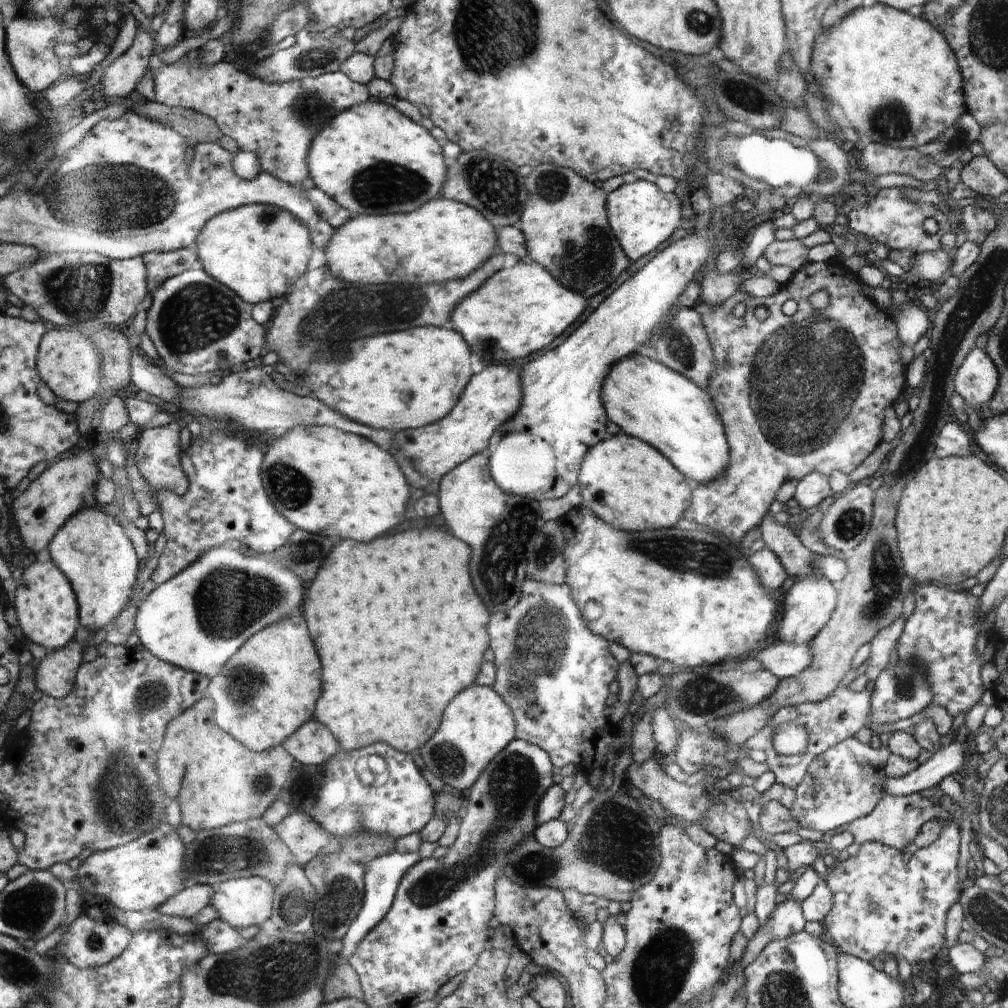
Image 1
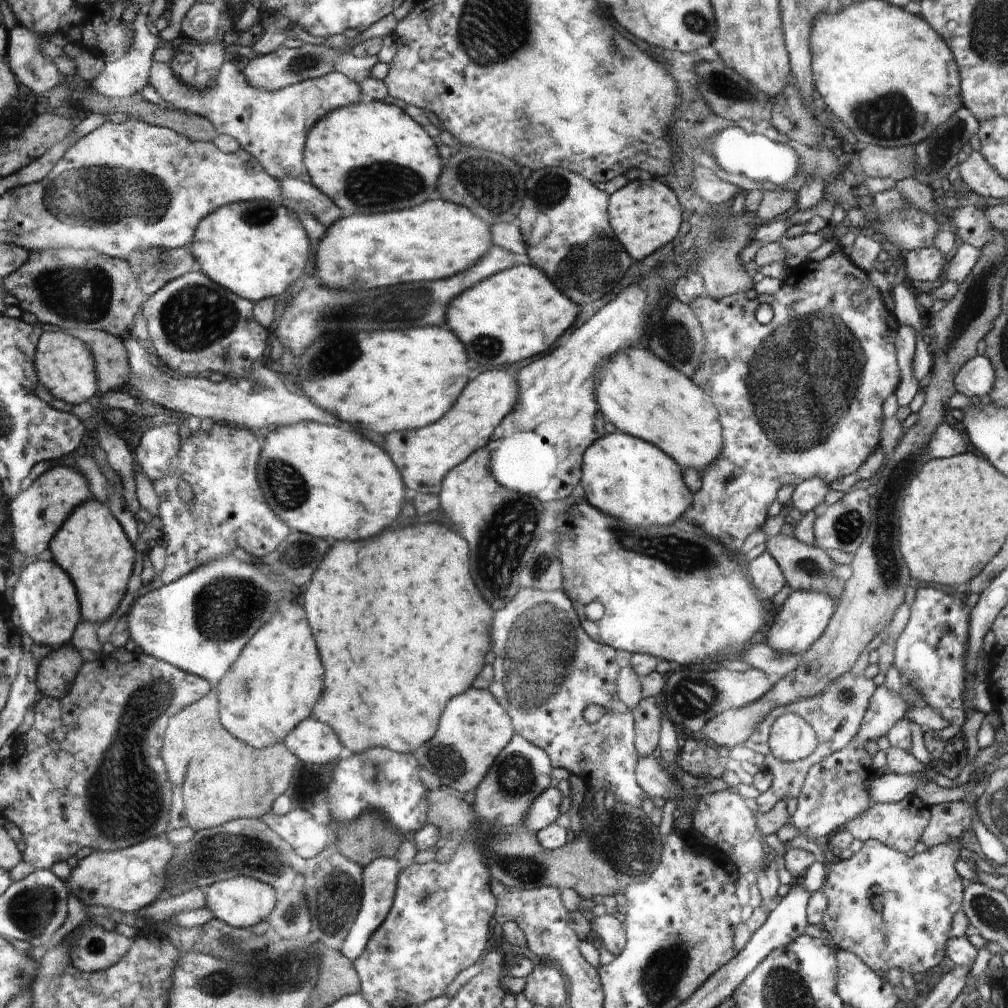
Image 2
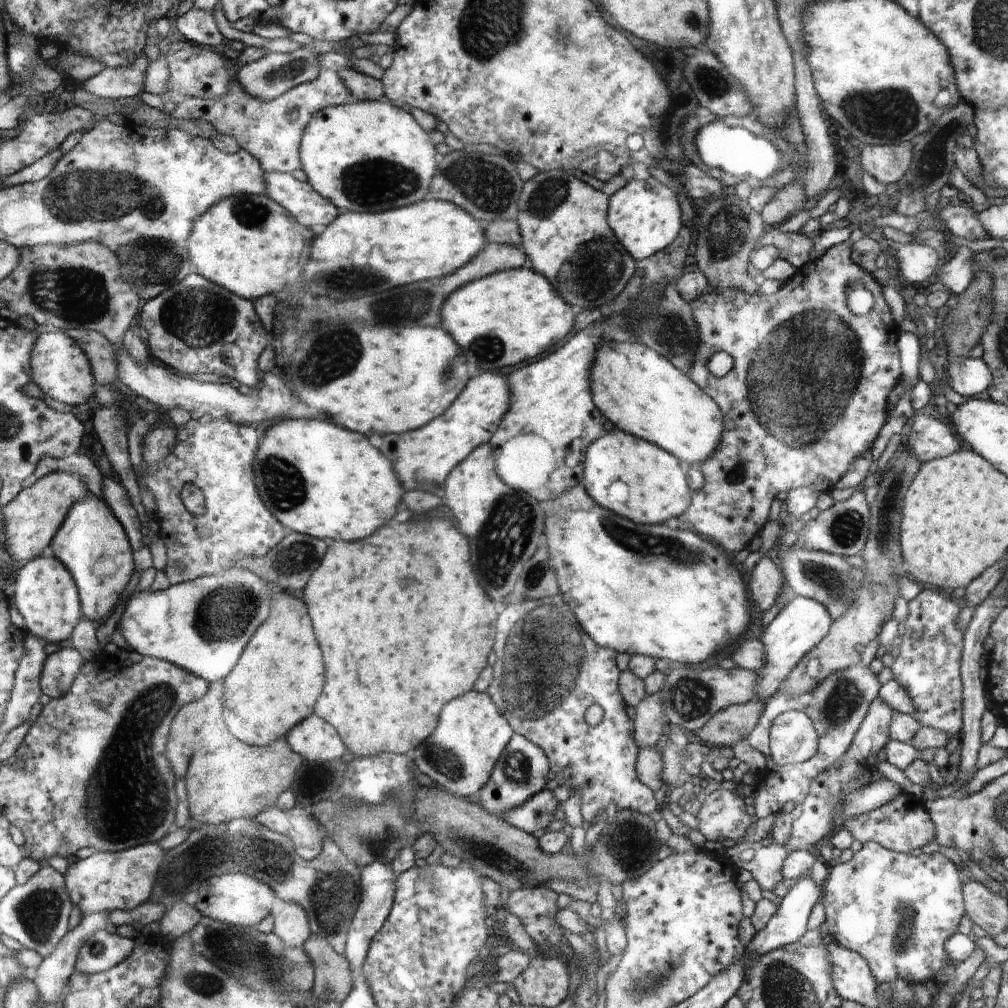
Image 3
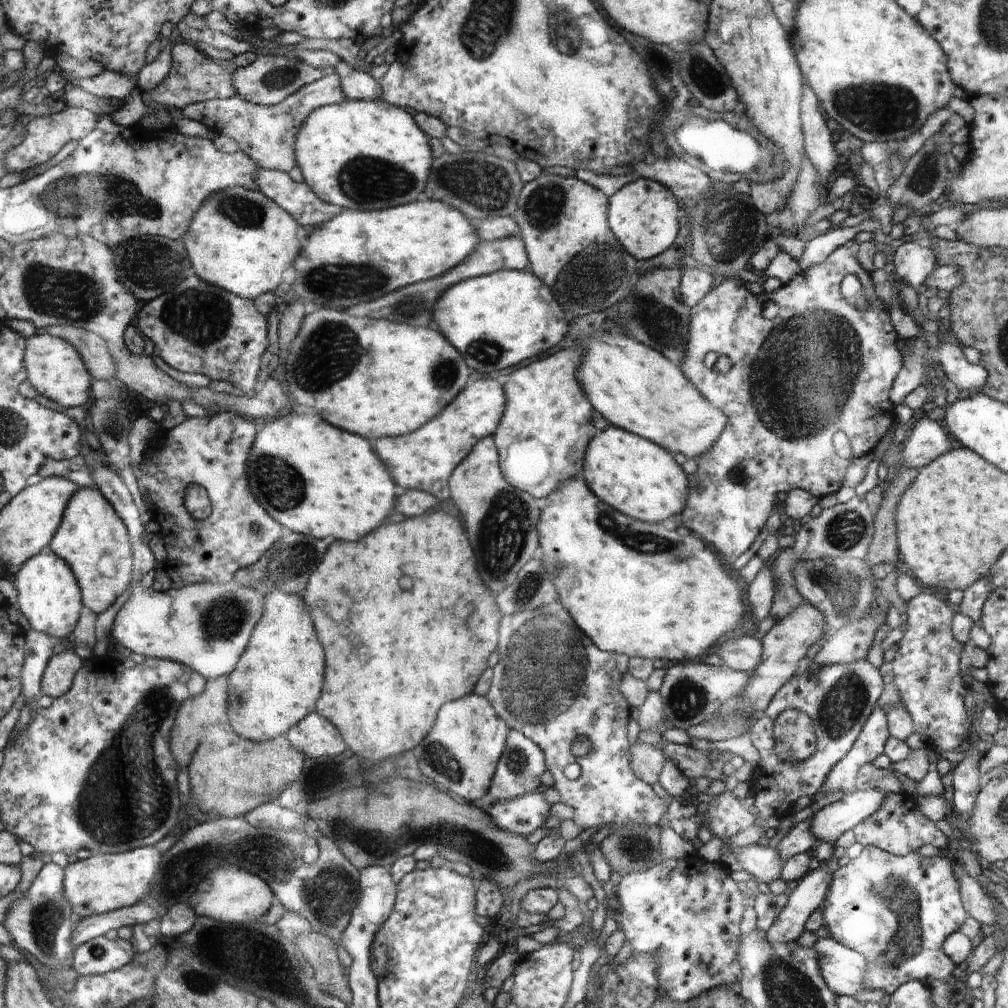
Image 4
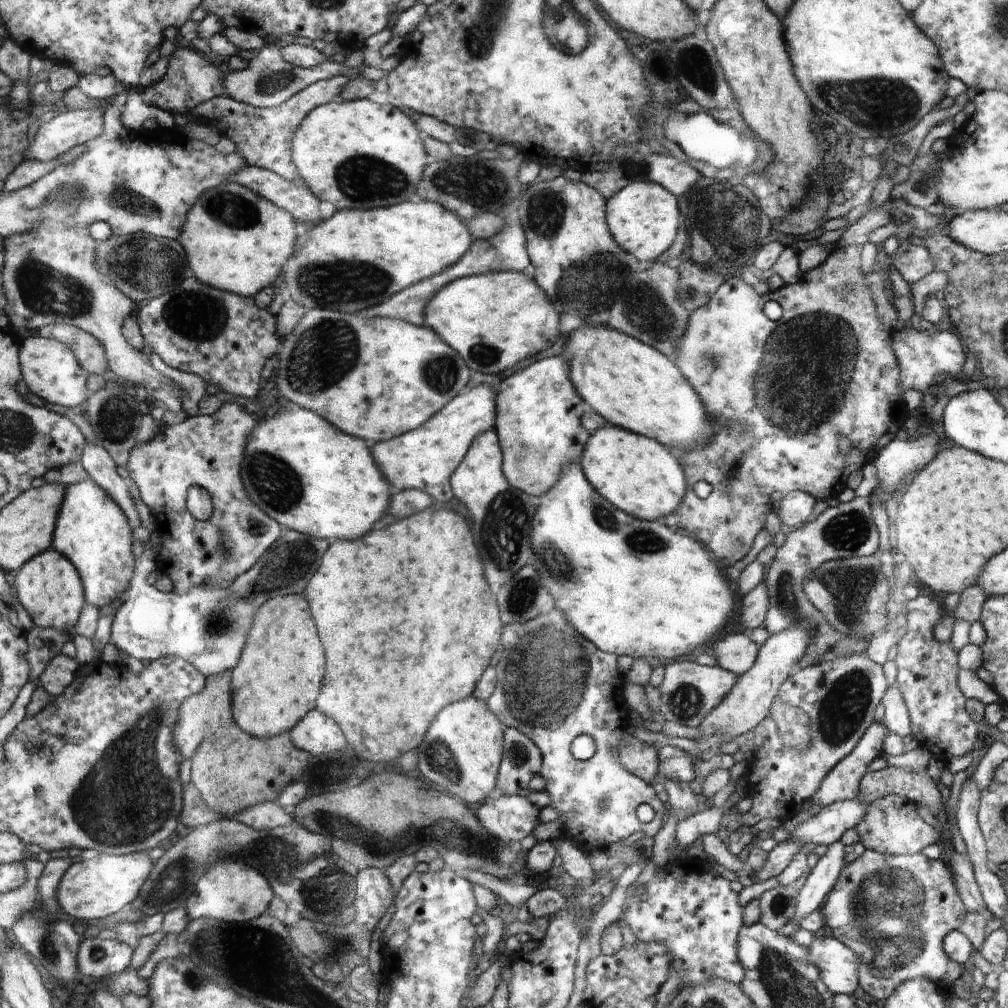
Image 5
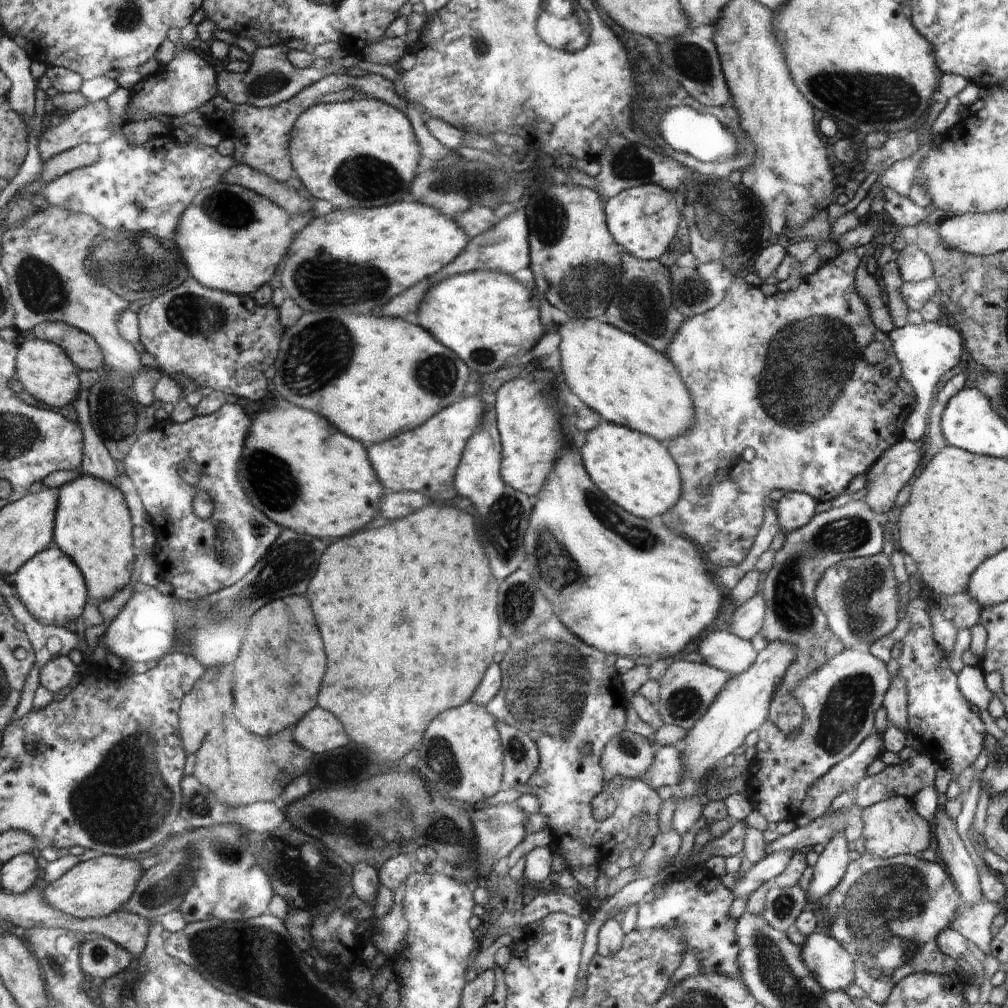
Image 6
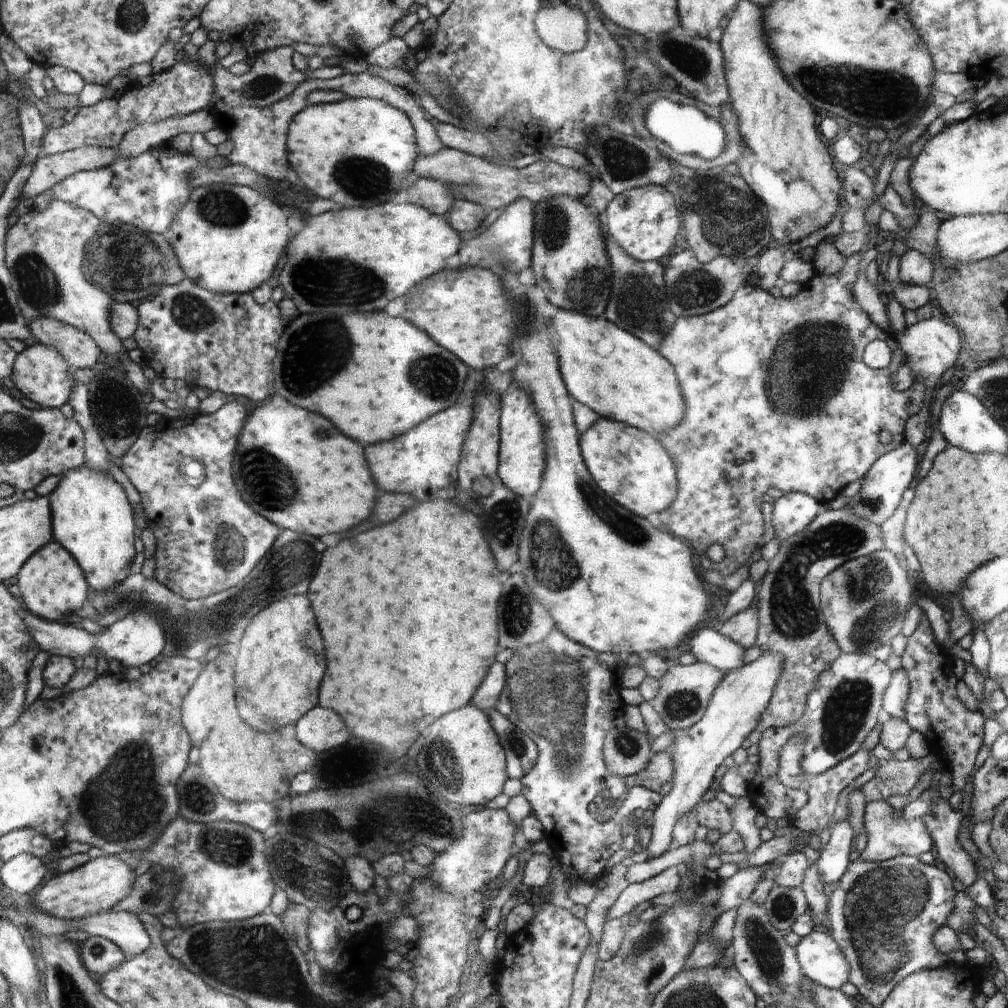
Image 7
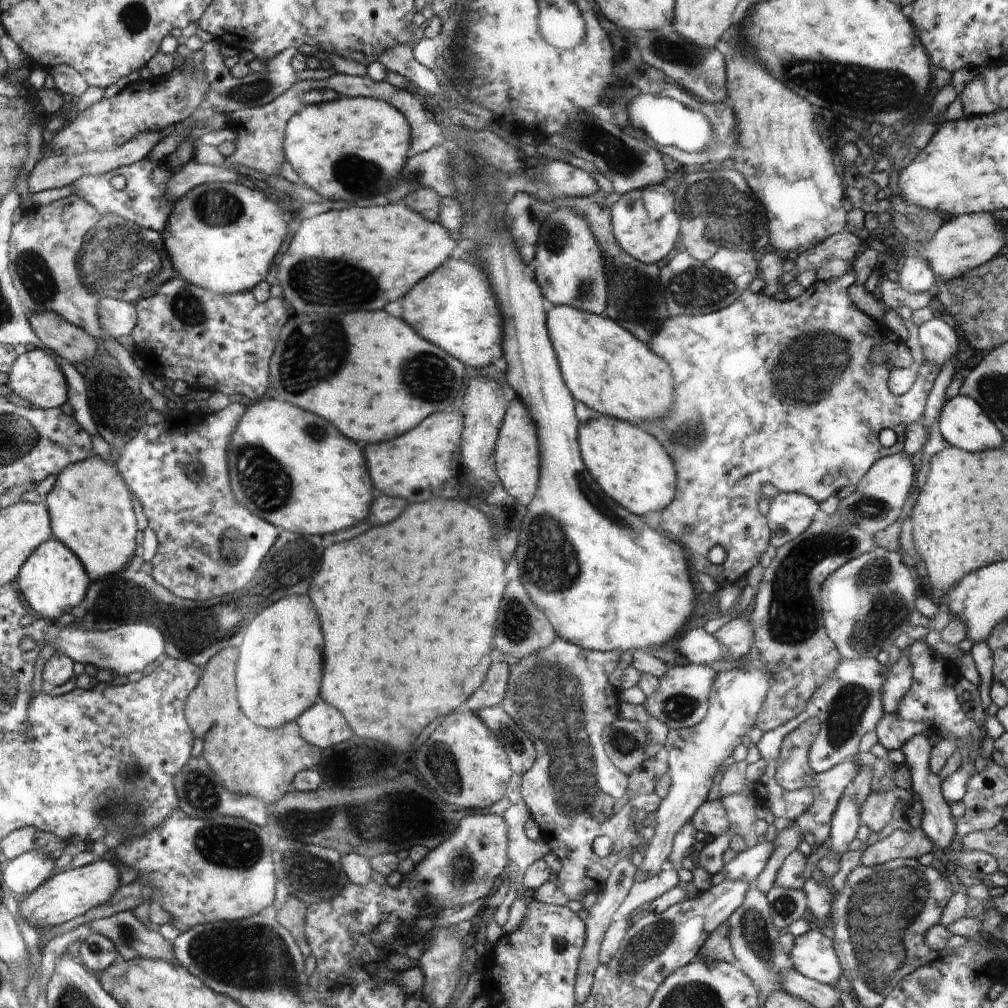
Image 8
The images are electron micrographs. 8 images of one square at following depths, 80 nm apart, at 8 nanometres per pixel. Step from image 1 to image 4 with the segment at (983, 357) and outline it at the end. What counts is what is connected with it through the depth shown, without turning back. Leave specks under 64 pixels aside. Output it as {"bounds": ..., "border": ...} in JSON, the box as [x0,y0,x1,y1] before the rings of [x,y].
{"bounds":[891,335,987,406],"border":[[[940,335],[937,344],[923,343],[918,338],[906,342],[907,347],[905,347],[905,341],[902,339],[898,339],[897,342],[898,349],[904,356],[904,370],[900,370],[898,378],[896,378],[894,386],[891,388],[891,401],[896,403],[897,406],[902,404],[907,394],[916,392],[916,388],[920,388],[920,385],[924,384],[924,380],[928,380],[928,372],[932,372],[932,367],[936,363],[942,366],[944,374],[960,390],[974,390],[974,388],[980,388],[986,382],[987,370],[980,364],[975,365],[968,362],[962,352],[962,345],[944,340],[942,335]]]}

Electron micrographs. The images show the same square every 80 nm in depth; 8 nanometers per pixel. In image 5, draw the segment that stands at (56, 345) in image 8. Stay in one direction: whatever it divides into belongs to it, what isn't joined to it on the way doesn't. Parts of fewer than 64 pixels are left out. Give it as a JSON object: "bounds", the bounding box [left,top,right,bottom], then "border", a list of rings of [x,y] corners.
{"bounds":[39,324,106,375],"border":[[[51,324],[39,328],[40,336],[56,339],[71,348],[79,365],[87,374],[102,375],[106,372],[106,358],[102,343],[84,329],[69,324]]]}

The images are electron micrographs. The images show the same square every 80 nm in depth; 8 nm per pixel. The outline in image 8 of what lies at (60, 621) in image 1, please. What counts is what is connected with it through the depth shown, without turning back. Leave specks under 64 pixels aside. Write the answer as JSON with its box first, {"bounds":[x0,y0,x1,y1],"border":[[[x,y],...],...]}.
{"bounds":[18,537,90,620],"border":[[[53,537],[48,539],[48,544],[42,544],[24,563],[18,580],[23,597],[31,605],[35,617],[55,620],[78,606],[85,599],[90,584],[84,570],[82,562],[60,540]]]}

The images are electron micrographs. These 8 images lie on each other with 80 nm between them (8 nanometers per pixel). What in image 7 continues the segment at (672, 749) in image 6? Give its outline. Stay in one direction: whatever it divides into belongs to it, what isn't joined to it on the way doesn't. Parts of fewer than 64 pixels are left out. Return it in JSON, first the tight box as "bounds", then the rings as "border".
{"bounds":[625,752,674,793],"border":[[[668,752],[653,753],[640,772],[625,777],[625,785],[627,789],[644,787],[658,793],[663,784],[672,780],[673,772],[674,765]]]}

